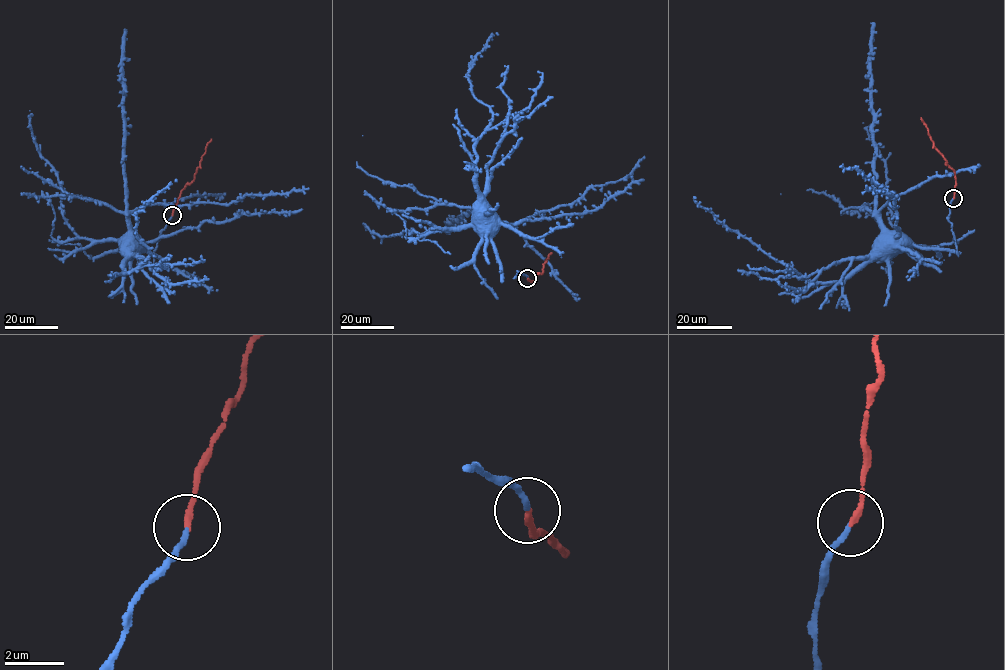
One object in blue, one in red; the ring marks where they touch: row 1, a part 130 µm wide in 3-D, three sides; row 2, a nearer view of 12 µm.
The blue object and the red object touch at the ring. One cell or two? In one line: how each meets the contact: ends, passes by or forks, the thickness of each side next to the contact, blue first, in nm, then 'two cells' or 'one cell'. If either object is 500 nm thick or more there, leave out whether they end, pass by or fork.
blue ends there; red ends there; 170 nm thick on the blue side, 200 nm on the other; one cell

